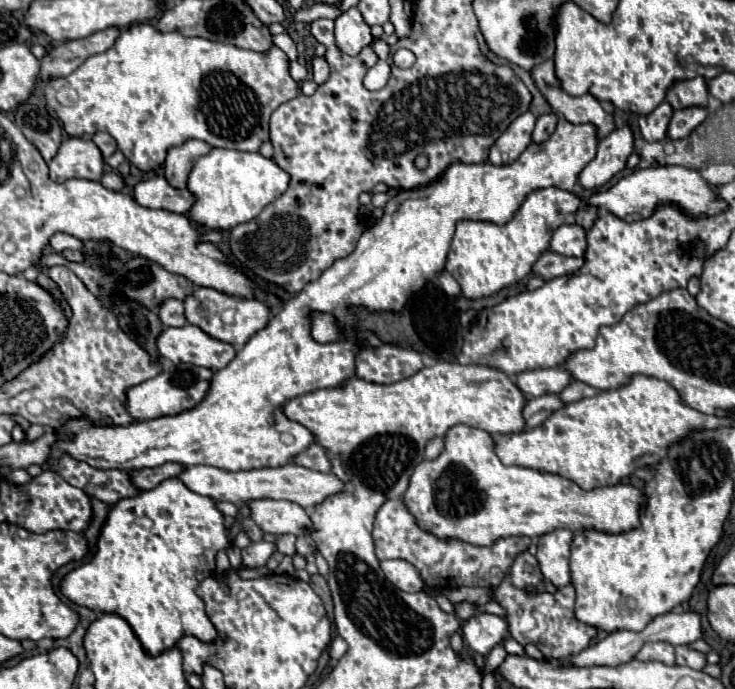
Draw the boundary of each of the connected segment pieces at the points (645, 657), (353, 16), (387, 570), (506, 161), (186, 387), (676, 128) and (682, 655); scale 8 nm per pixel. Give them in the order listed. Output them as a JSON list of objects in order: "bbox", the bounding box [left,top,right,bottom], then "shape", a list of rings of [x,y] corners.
[{"bbox":[638,643,674,665],"shape":[[[646,643],[638,655],[638,661],[660,661],[664,665],[674,665],[674,647],[668,643]]]},{"bbox":[334,7,372,55],"shape":[[[356,7],[340,13],[334,21],[334,35],[336,35],[336,45],[346,53],[346,55],[358,55],[364,47],[372,43],[370,27],[366,21],[362,21],[362,15],[358,13]]]},{"bbox":[380,559,428,593],"shape":[[[392,559],[392,561],[382,561],[380,563],[386,579],[396,585],[398,589],[402,591],[408,591],[408,593],[416,593],[416,591],[426,591],[428,593],[428,587],[426,583],[422,581],[418,569],[414,565],[410,565],[408,561],[402,561],[402,559]]]},{"bbox":[488,111,536,165],"shape":[[[528,111],[514,119],[510,127],[498,137],[498,141],[490,147],[488,161],[492,165],[510,165],[514,163],[520,153],[530,145],[530,133],[534,131],[536,117]]]},{"bbox":[126,363,214,421],"shape":[[[166,363],[164,369],[154,379],[148,379],[148,381],[128,389],[128,401],[126,401],[128,413],[138,421],[158,419],[158,417],[166,417],[166,415],[178,415],[188,409],[186,407],[188,397],[190,397],[190,409],[192,409],[194,405],[198,405],[198,401],[202,401],[202,397],[206,397],[212,375],[214,375],[214,371],[206,369],[206,367],[184,365],[184,363],[182,365]]]},{"bbox":[666,107,708,141],"shape":[[[688,107],[688,109],[674,111],[666,137],[670,137],[672,141],[688,137],[706,119],[706,113],[708,111],[704,107]]]},{"bbox":[676,645,706,671],"shape":[[[688,645],[676,647],[676,665],[686,665],[686,667],[702,671],[706,667],[706,655]]]}]

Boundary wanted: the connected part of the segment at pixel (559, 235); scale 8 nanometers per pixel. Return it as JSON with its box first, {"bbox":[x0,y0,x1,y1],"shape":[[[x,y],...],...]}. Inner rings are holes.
{"bbox":[550,223,586,257],"shape":[[[576,223],[558,227],[552,235],[550,251],[566,257],[582,257],[586,251],[586,229]]]}

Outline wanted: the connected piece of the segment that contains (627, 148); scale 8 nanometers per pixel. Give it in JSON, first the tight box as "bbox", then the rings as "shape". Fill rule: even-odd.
{"bbox":[578,127,634,189],"shape":[[[628,127],[614,129],[598,143],[596,157],[582,169],[578,183],[582,189],[598,189],[626,167],[628,155],[634,151],[634,137]]]}

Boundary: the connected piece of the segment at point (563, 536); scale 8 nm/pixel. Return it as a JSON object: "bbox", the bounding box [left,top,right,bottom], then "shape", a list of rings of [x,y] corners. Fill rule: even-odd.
{"bbox":[538,529,574,587],"shape":[[[554,529],[538,539],[538,565],[544,579],[552,581],[556,587],[570,583],[570,545],[574,533],[570,529]]]}

